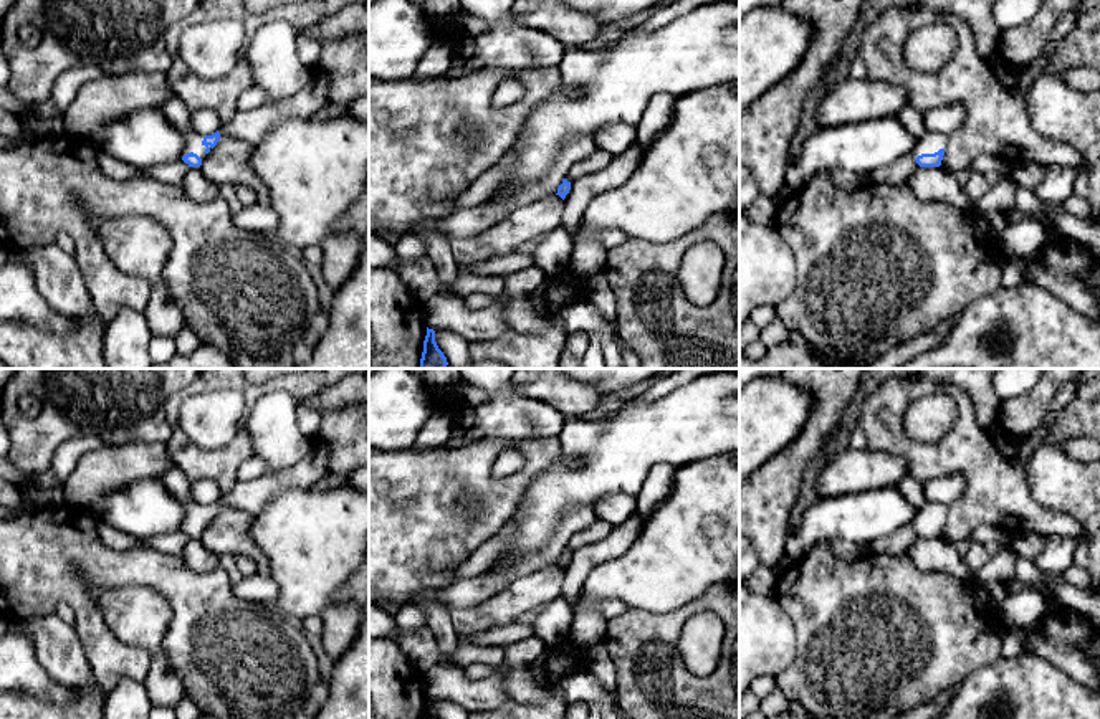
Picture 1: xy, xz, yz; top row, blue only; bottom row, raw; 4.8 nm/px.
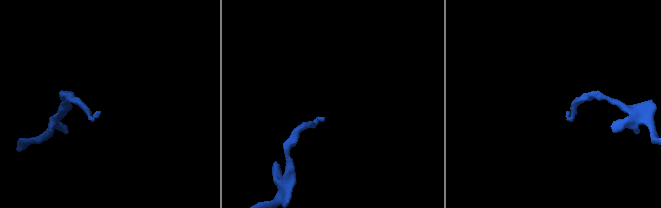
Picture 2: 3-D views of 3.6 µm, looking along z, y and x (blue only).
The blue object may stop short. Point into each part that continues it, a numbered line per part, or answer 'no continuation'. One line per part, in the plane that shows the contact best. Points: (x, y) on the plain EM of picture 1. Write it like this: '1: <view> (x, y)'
1: yz (930, 513)

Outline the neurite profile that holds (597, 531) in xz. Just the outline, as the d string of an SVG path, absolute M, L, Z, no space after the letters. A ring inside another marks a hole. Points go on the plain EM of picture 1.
M597 519L594 524L591 524L584 531L577 532L576 536L572 536L566 545L566 550L572 552L572 550L584 547L587 544L594 544L597 540L602 540L614 531L614 527L615 526L610 522Z

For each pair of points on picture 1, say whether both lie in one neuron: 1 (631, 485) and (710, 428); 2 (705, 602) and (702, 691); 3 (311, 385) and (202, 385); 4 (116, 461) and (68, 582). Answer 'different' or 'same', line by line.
1: same
2: same
3: same
4: different

